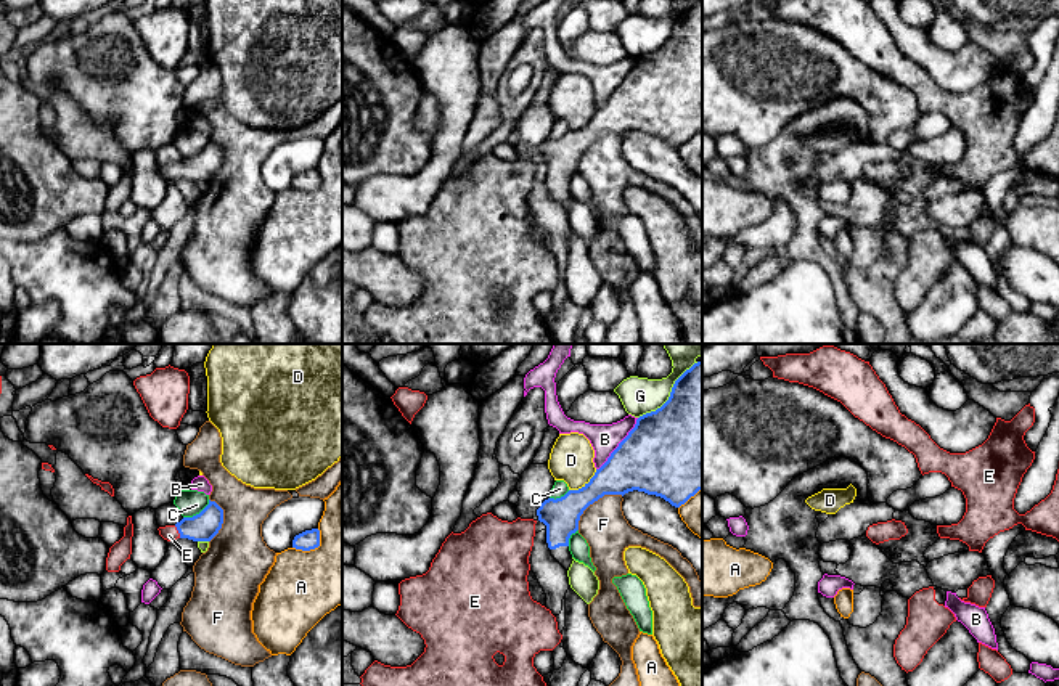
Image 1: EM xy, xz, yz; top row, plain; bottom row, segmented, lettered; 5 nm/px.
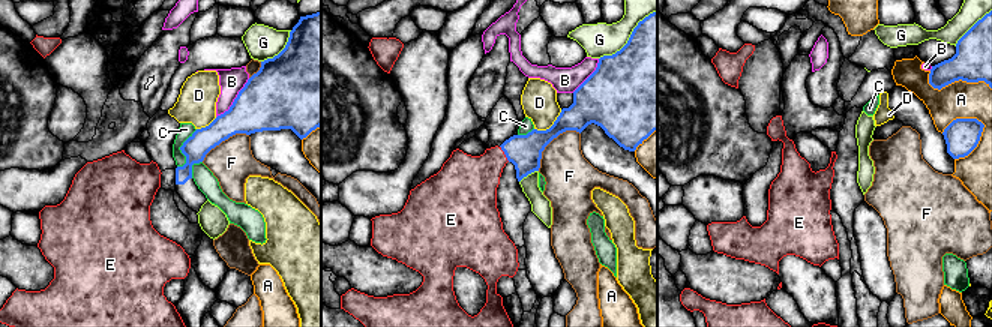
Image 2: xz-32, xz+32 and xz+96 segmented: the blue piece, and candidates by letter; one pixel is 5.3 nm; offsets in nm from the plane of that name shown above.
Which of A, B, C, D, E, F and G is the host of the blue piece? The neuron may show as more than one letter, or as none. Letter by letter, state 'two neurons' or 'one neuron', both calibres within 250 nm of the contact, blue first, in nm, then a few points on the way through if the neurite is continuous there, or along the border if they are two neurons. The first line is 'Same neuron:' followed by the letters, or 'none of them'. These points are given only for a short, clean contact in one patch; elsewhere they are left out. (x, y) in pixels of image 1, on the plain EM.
Same neuron: E
A: two neurons; calibres 100 and 360 nm
B: two neurons; calibres 440 and 150 nm
C: two neurons; calibres 140 and 130 nm; border xy (209, 140), (198, 153), (183, 158)
D: two neurons; calibres 240 and 220 nm
E: one neuron; calibres 140 and 80 nm; way xy (203, 167), (187, 167), (179, 172), (169, 172)
F: two neurons; calibres 220 and 220 nm
G: two neurons; calibres 480 and 190 nm

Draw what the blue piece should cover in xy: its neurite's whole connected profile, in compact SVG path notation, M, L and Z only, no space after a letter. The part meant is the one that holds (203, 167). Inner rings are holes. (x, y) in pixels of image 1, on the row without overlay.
M209 140L209 145L193 157L183 157L175 165L159 167L159 175L174 182L177 178L188 178L193 182L211 182L223 164L223 149Z

